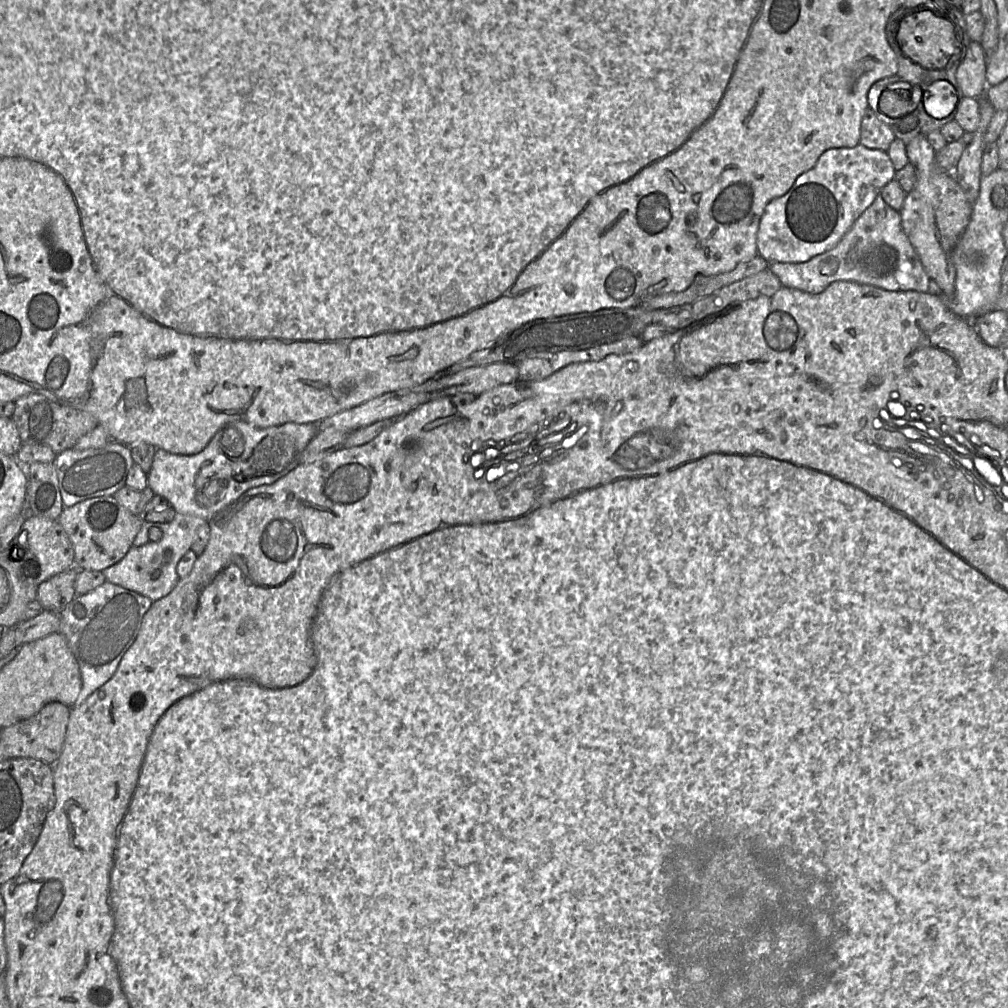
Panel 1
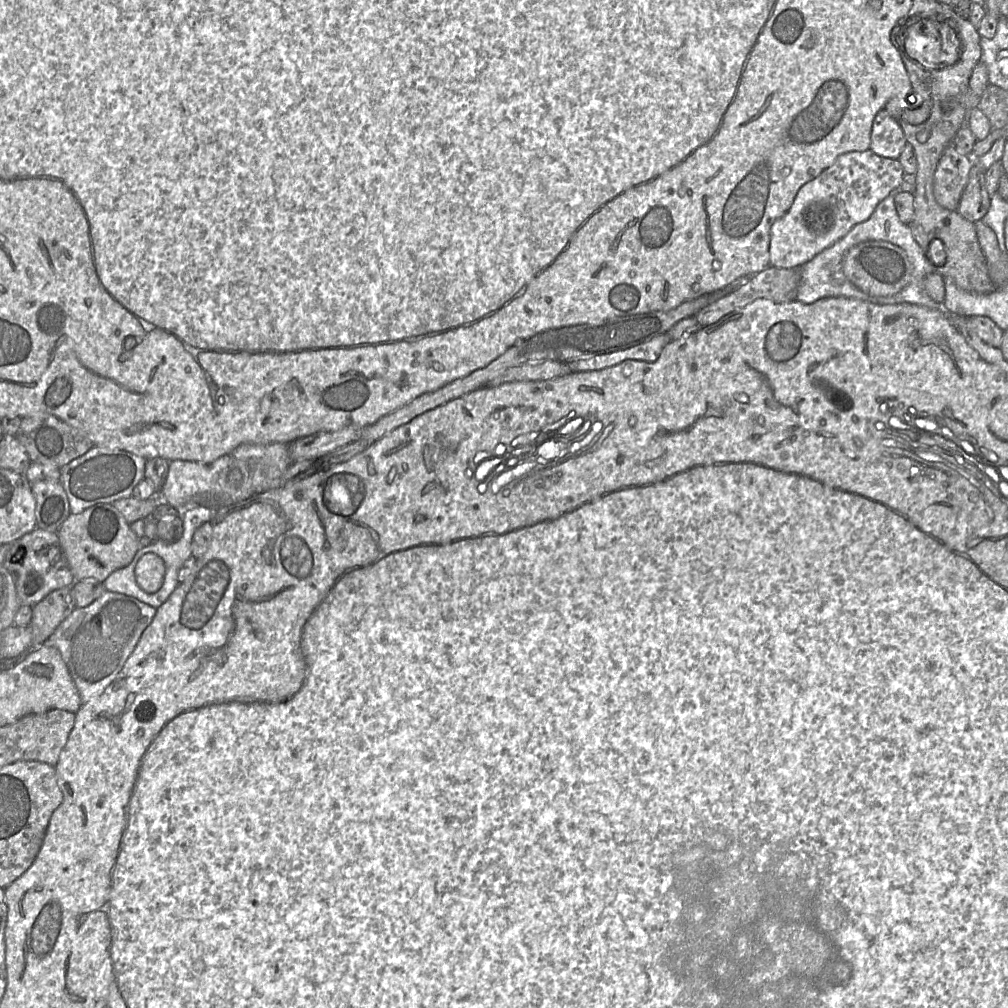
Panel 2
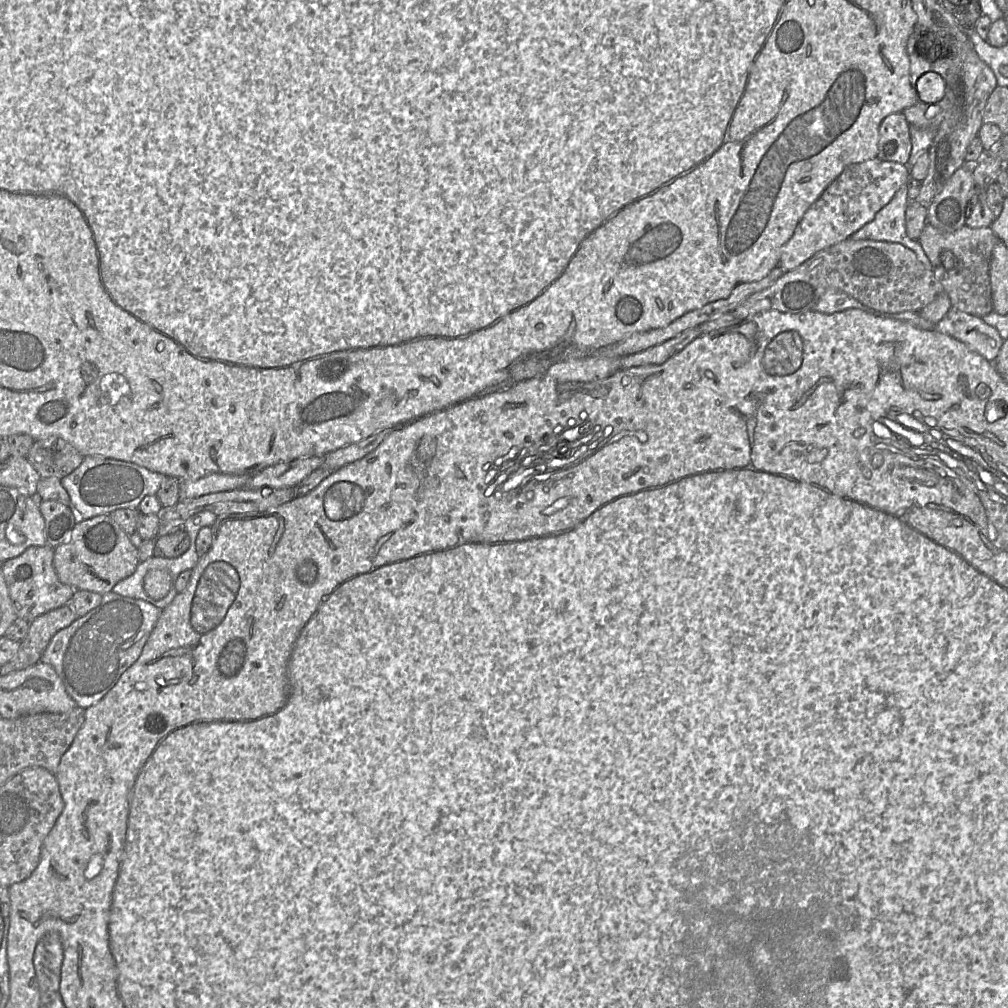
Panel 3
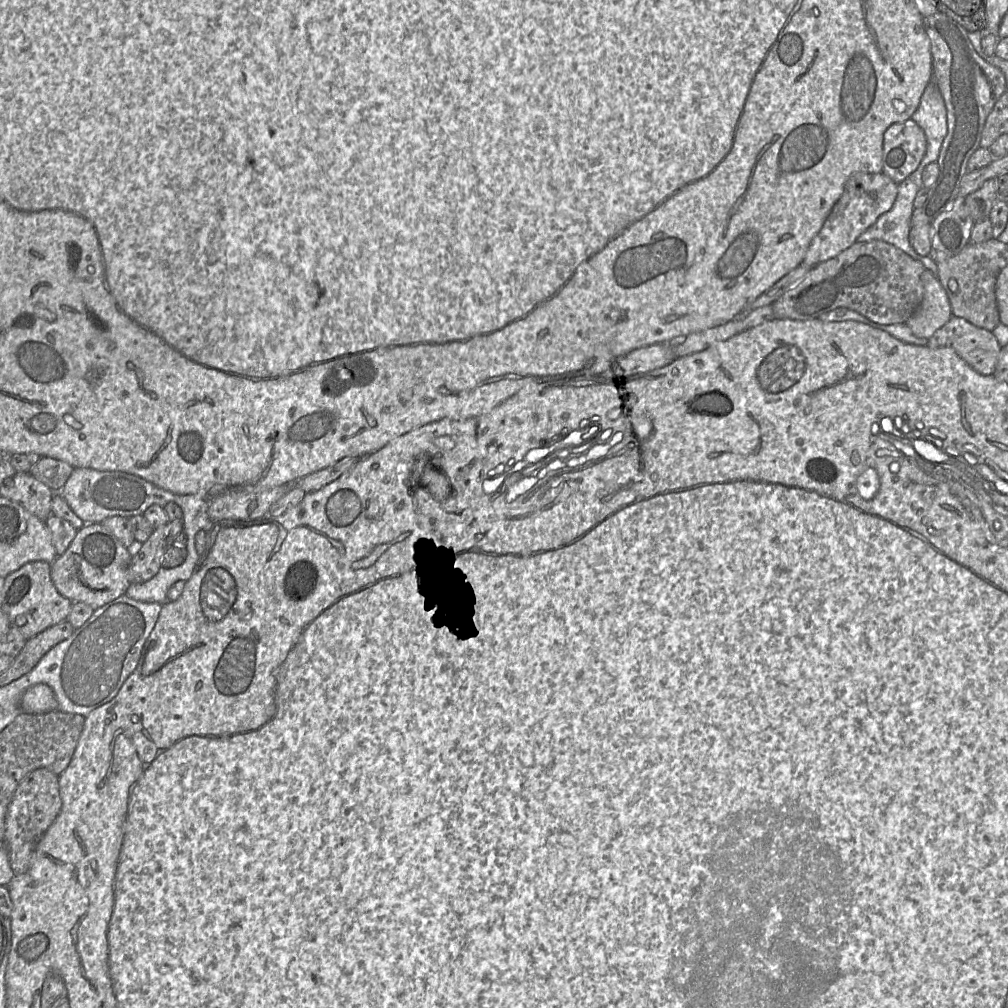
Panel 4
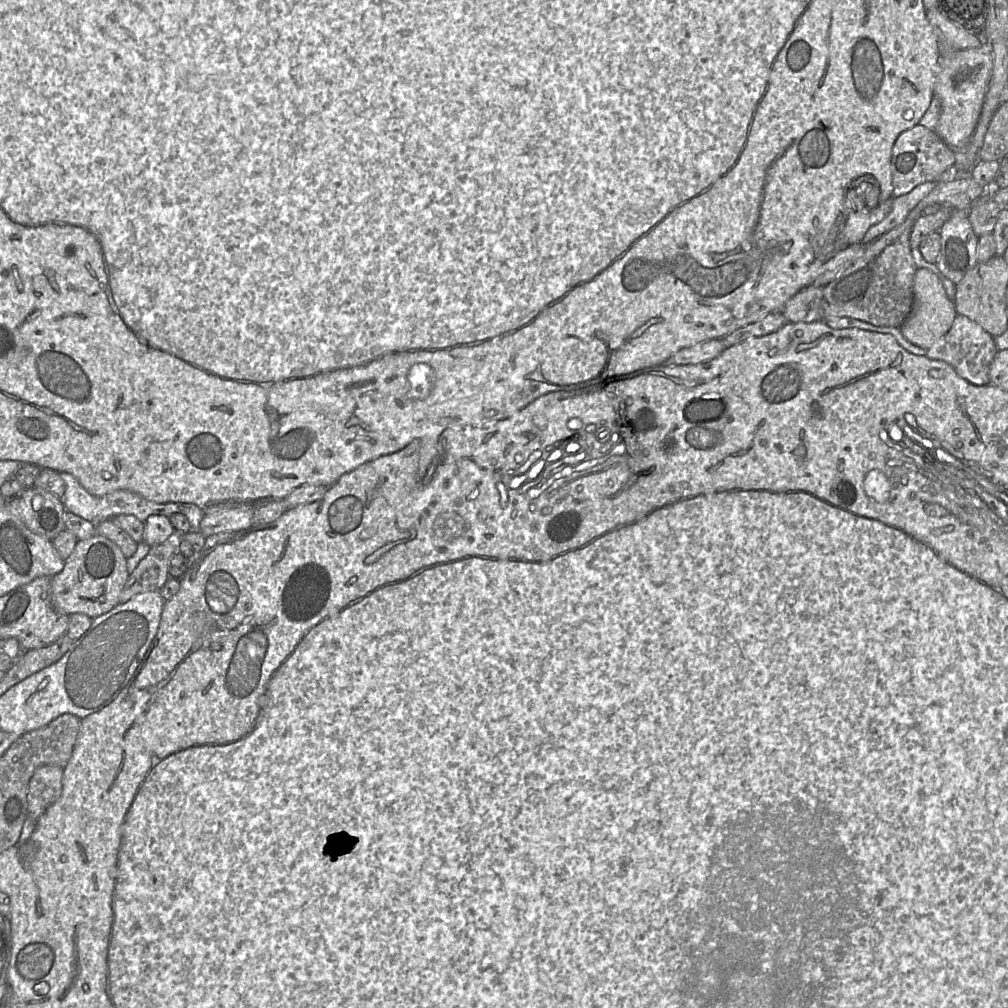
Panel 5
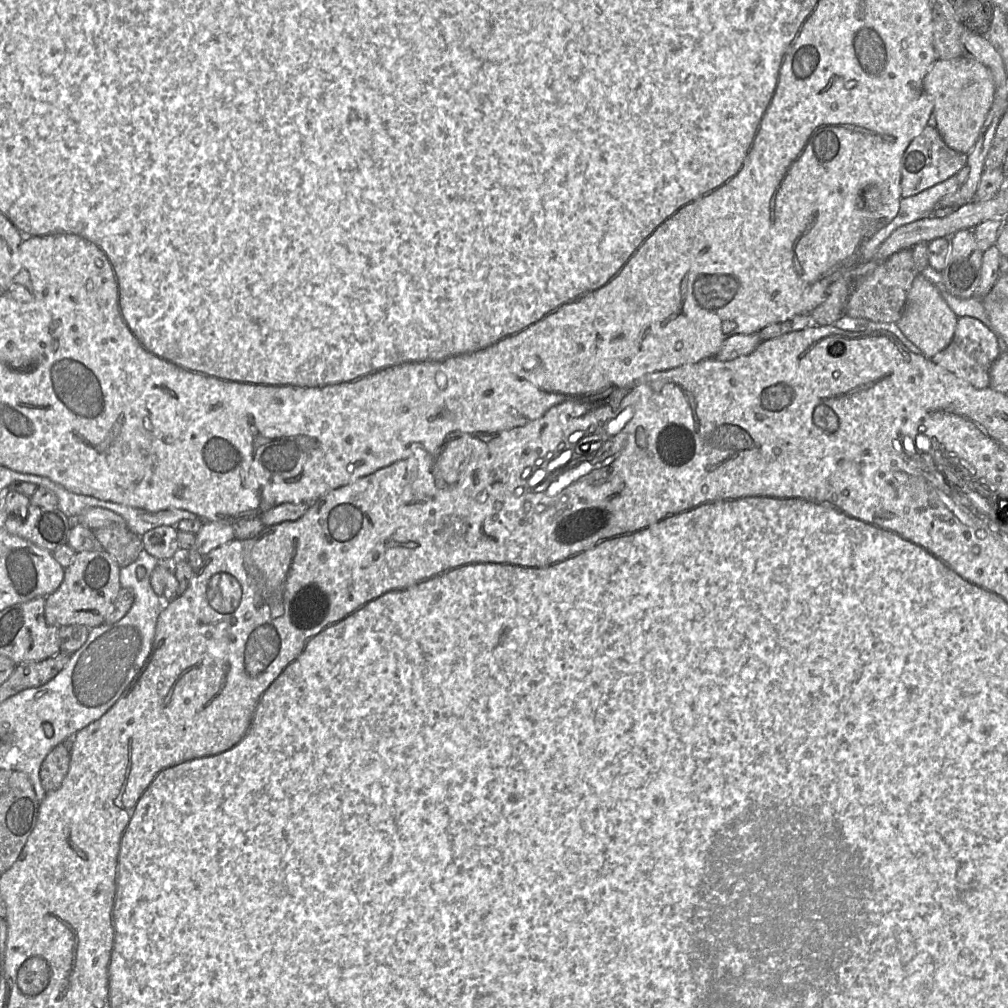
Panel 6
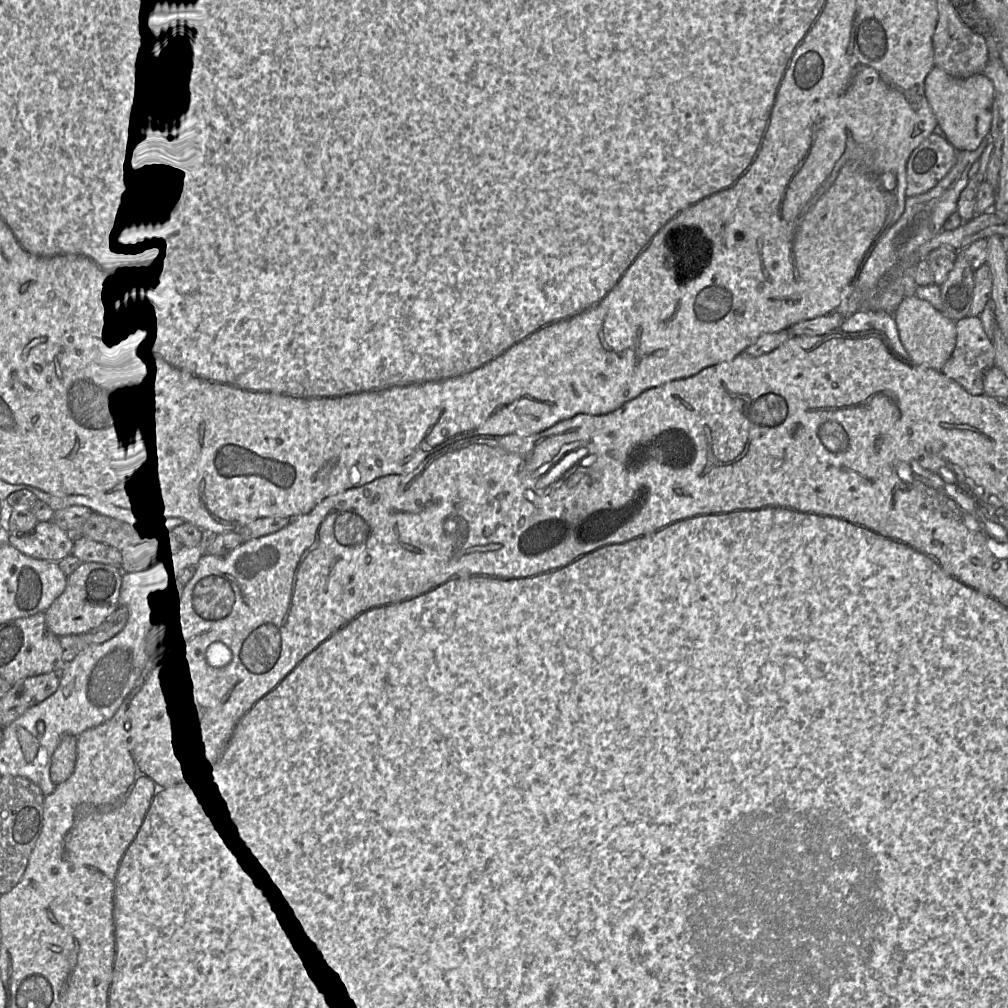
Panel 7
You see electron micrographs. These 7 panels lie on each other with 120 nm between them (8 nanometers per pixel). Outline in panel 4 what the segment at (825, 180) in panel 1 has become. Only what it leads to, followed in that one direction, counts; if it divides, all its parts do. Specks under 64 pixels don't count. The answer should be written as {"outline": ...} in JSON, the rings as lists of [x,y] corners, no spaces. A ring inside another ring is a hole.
{"outline":[[[857,172],[853,174],[846,182],[843,194],[826,218],[821,230],[812,240],[803,262],[800,265],[815,266],[821,262],[834,258],[843,250],[852,246],[857,238],[876,222],[879,216],[892,208],[897,195],[898,184],[884,173]]]}

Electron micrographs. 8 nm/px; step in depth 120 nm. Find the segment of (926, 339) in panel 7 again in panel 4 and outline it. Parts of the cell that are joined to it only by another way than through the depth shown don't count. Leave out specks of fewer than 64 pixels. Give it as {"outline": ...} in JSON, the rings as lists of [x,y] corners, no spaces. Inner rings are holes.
{"outline":[[[929,269],[924,270],[921,275],[921,281],[924,289],[922,302],[905,324],[915,336],[929,339],[952,317],[952,307],[946,290]]]}

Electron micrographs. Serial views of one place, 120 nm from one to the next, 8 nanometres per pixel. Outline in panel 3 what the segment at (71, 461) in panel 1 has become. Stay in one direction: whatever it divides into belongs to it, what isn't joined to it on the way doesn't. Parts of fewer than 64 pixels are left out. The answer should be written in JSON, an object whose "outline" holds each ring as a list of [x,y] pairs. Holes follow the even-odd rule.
{"outline":[[[86,456],[78,468],[61,479],[61,483],[69,494],[75,519],[80,522],[118,509],[138,509],[144,497],[157,495],[165,478],[163,474],[131,462]]]}

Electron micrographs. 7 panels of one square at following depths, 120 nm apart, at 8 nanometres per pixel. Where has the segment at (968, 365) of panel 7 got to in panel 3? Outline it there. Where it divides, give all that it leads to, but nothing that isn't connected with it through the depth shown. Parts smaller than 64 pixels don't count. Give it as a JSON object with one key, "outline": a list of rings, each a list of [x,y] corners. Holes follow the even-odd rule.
{"outline":[[[950,309],[934,330],[961,341],[990,362],[995,361],[1004,341],[982,318],[956,309]]]}

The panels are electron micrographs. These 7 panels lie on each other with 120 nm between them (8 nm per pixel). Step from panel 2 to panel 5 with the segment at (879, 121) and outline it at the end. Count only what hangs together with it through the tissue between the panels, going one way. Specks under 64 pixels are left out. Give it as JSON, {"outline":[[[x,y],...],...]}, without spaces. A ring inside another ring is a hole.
{"outline":[[[915,125],[902,132],[896,139],[891,154],[893,197],[902,196],[925,182],[940,181],[943,173],[956,164],[956,150],[948,146],[935,131]]]}

